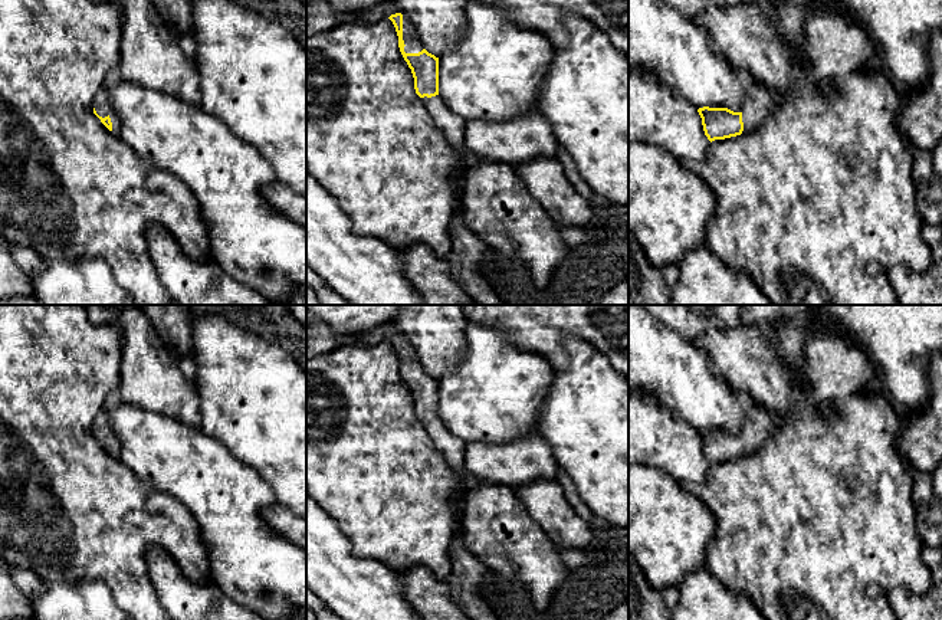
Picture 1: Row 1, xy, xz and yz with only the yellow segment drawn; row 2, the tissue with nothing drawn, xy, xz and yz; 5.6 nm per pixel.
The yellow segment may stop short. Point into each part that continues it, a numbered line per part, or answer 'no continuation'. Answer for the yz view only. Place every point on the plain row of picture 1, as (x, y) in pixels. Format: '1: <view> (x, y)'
1: yz (758, 423)

